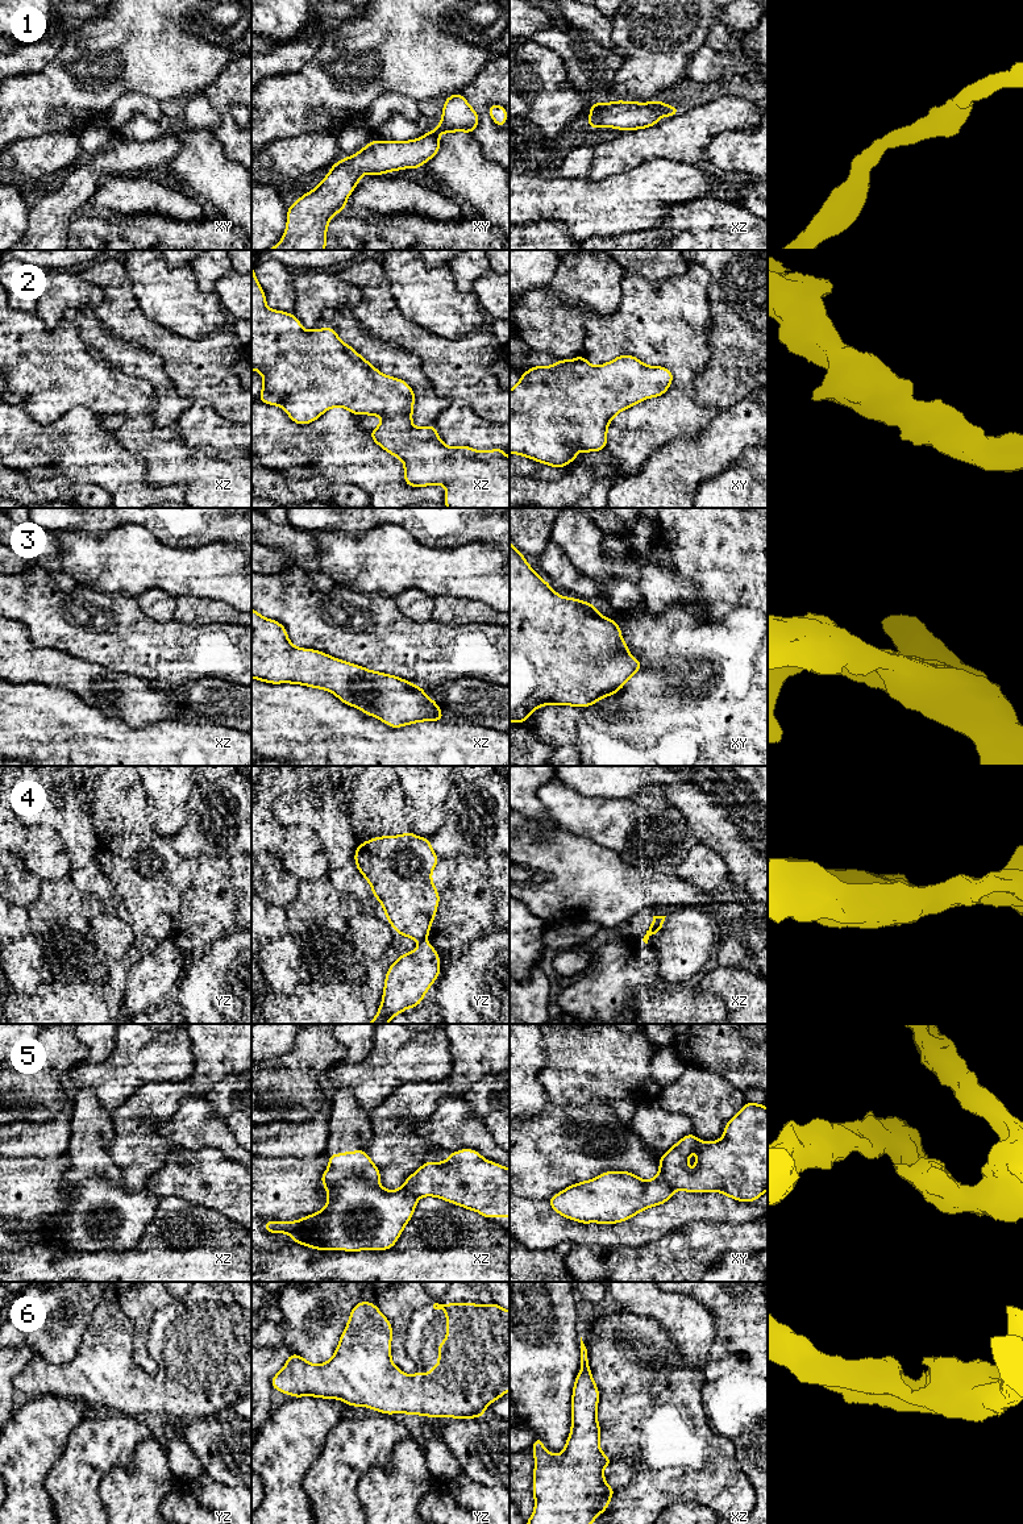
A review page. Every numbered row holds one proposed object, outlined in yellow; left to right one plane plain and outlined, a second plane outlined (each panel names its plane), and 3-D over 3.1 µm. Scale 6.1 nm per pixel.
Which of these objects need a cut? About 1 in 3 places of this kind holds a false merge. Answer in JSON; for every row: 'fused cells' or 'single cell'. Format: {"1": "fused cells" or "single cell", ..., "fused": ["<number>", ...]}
{"1": "single cell", "2": "single cell", "3": "single cell", "4": "fused cells", "5": "fused cells", "6": "single cell", "fused": ["4", "5"]}

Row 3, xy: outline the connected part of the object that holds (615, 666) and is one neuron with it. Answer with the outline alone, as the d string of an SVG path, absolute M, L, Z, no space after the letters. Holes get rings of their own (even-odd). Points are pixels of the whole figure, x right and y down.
M510 542L510 723L525 723L525 720L541 705L574 705L590 707L608 695L615 695L643 667L641 662L628 653L628 646L621 638L620 626L612 619L606 619L591 603L564 597L554 592L549 582L542 580L527 563L524 555Z

